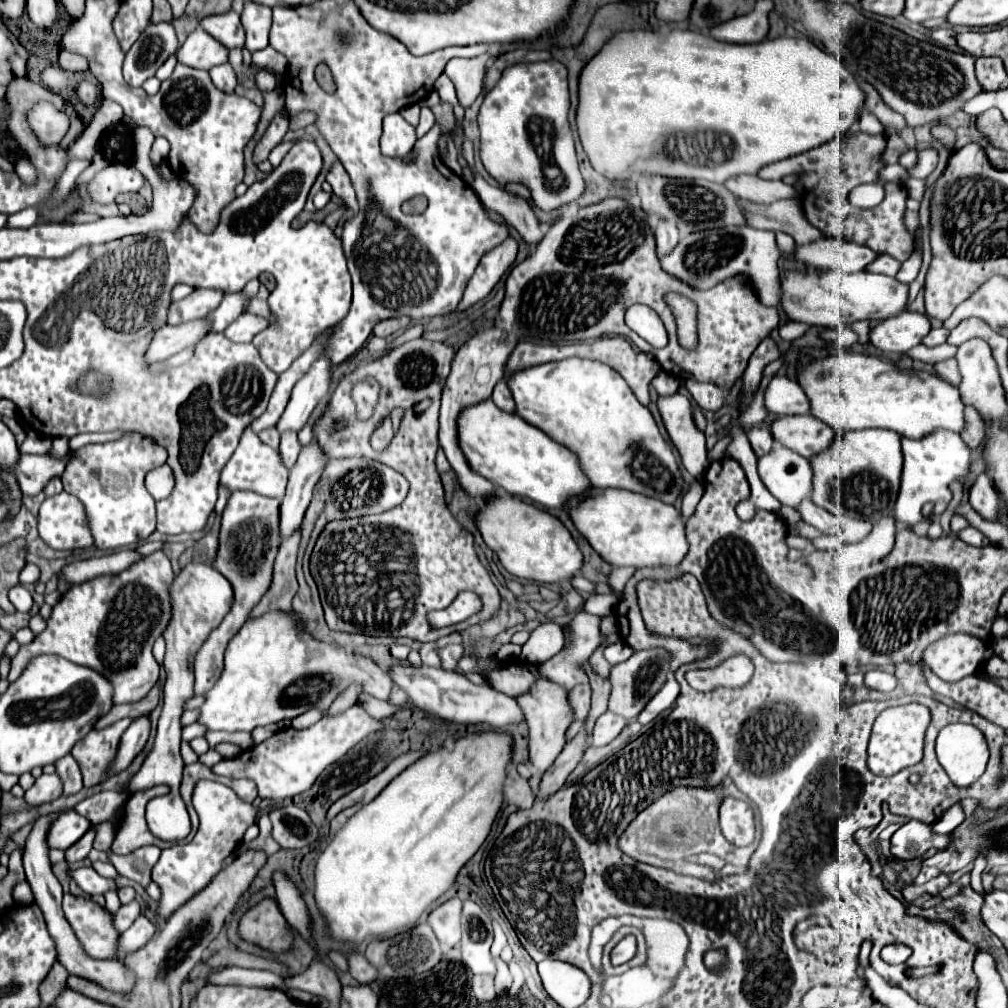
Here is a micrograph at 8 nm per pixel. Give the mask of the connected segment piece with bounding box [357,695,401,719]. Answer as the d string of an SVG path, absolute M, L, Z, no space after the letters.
M361 695L359 701L357 701L371 717L375 719L385 719L385 717L391 717L395 715L395 711L401 709L401 705L391 705L391 703L385 703L385 701L379 701L371 695Z

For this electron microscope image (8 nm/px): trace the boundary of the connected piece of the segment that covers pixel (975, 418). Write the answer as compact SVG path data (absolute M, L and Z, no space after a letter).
M967 407L965 417L967 417L967 429L961 433L961 437L975 451L979 447L979 443L983 441L989 425L987 425L987 421L983 421L983 415L975 407Z

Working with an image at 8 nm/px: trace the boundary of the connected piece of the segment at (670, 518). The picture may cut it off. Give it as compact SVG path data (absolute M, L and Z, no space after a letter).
M591 489L583 501L569 509L575 527L589 545L613 567L677 567L689 551L685 537L685 517L673 505L631 493L625 489Z

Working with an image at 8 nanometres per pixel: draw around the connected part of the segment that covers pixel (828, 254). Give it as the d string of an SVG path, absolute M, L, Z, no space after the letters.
M825 237L815 243L797 247L795 257L803 265L813 265L819 269L835 269L845 273L865 271L869 263L873 263L879 255L873 249L863 245L855 245L845 239Z

